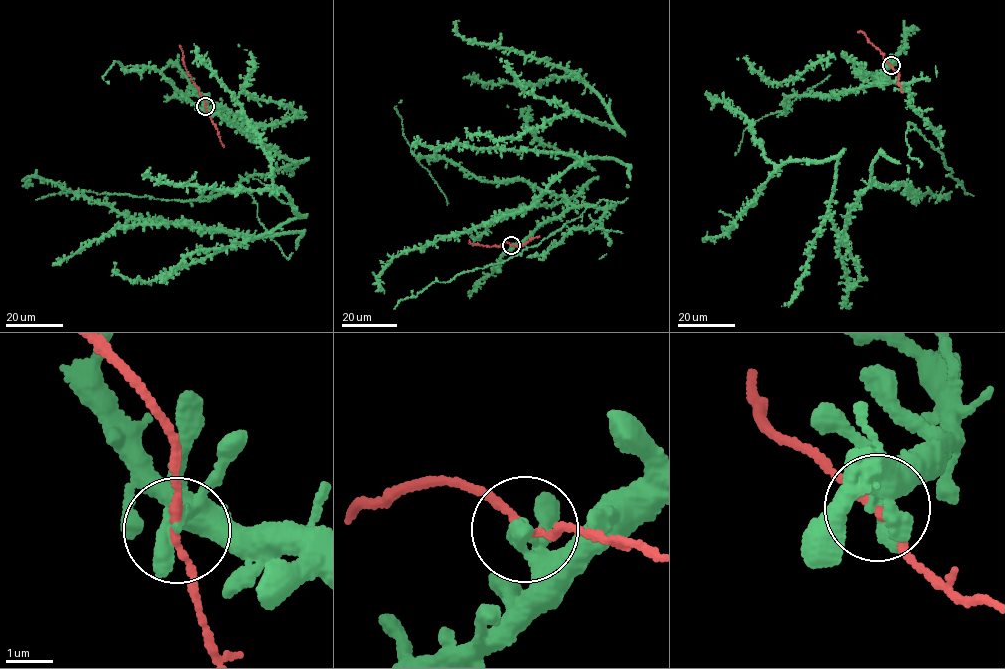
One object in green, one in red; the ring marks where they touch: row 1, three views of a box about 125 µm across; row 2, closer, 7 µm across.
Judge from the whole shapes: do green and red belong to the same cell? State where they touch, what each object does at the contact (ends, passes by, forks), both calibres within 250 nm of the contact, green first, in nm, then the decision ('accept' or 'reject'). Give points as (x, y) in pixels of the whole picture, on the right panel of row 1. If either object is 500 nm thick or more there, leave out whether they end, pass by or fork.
place (891, 65); green forks; red passes by; calibres 170 and 140 nm; accept

